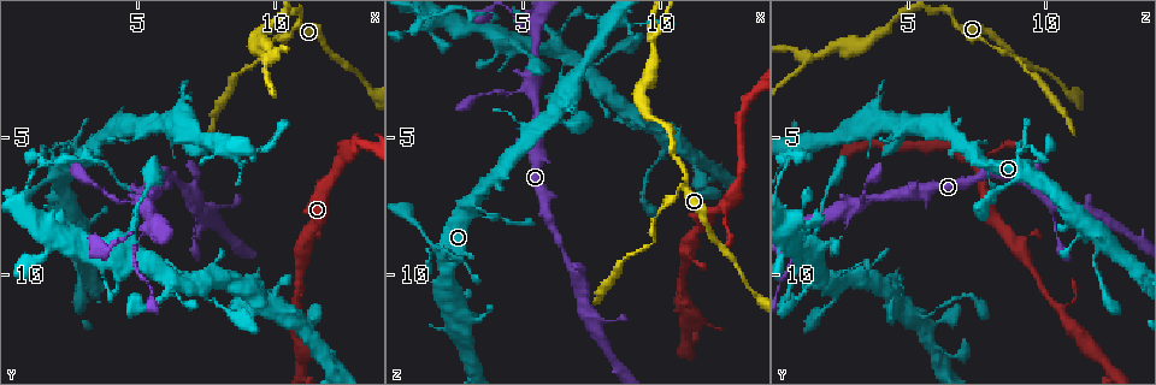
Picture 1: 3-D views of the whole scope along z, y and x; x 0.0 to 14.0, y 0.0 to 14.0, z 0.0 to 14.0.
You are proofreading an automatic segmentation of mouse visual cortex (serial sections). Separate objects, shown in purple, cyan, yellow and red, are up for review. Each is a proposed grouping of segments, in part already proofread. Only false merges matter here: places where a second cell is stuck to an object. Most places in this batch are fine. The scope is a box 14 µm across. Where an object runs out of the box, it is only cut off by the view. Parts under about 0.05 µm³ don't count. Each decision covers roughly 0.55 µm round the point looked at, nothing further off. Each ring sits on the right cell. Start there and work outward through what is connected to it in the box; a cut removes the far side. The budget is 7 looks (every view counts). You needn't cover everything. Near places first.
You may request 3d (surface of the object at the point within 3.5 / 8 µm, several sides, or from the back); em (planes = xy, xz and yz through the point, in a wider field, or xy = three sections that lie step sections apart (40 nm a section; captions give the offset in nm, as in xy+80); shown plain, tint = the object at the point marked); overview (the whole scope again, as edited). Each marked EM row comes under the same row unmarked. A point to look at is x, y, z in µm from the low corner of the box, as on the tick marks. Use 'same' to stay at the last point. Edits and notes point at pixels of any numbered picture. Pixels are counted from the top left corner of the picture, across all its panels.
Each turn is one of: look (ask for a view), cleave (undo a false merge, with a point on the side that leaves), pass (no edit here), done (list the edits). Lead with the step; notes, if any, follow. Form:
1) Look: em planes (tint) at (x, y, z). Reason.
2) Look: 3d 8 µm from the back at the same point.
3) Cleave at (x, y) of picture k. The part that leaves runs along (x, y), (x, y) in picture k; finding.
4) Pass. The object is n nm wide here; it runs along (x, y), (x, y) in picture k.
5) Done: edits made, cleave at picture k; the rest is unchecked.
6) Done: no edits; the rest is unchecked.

Look: 3d 3.5 µm at (1.8, 5.6, 9.0). Sharp bend.

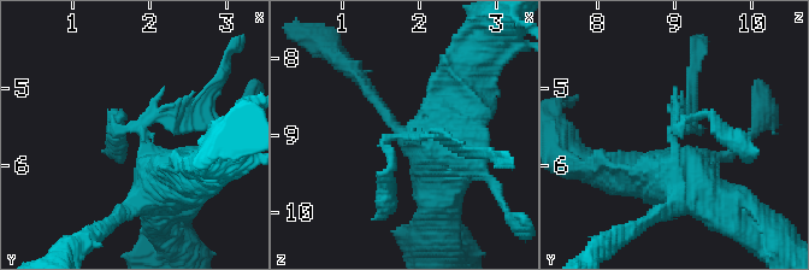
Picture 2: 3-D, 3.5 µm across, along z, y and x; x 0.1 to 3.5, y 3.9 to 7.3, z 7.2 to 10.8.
Look: em xy step 3 (tint) at (1.95, 5.60, 8.95).

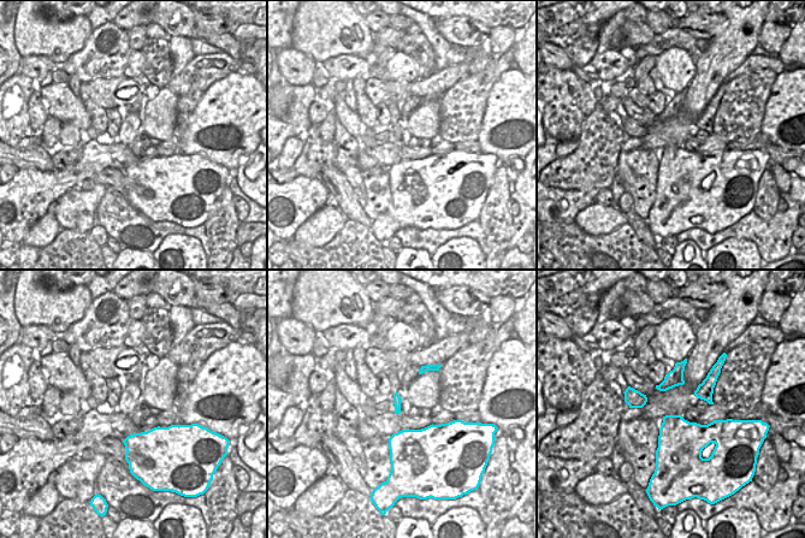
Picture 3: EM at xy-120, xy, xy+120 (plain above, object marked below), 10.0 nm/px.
Pass. It runs along (644, 178), (694, 107) in picture 2; one cell here.

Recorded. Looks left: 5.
Look: 3d 3.5 µm at (9.7, 2.1, 1.5). Three-way junction.

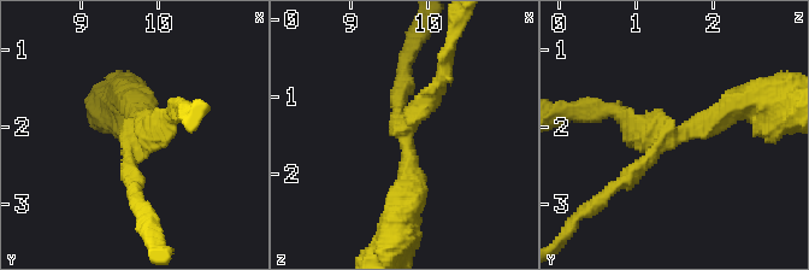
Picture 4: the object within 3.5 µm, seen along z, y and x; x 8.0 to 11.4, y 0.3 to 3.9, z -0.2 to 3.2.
Look: em xy step 5 (tint) at (9.70, 2.10, 1.45). Shape alone is not enough.

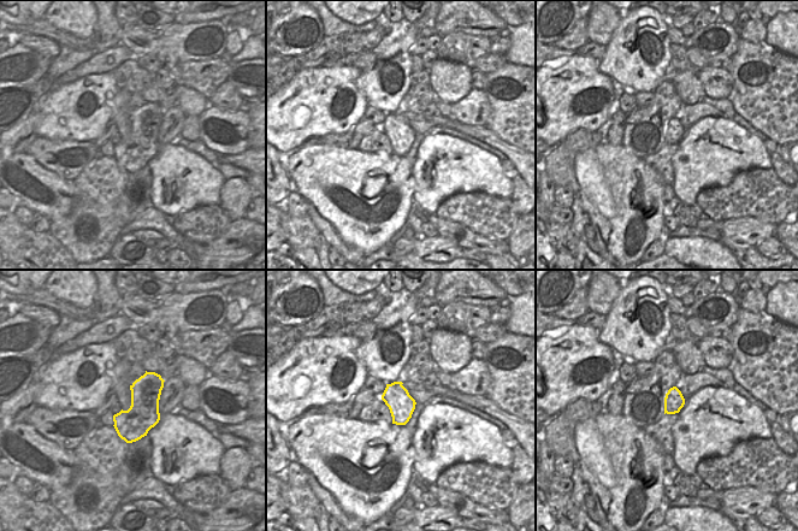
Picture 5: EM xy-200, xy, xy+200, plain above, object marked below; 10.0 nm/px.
Pass. It runs along (406, 197), (406, 128), (443, 66) in picture 4; all the same cell.

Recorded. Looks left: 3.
Look: 3d 8 µm at (11.1, 9.1, 9.1).

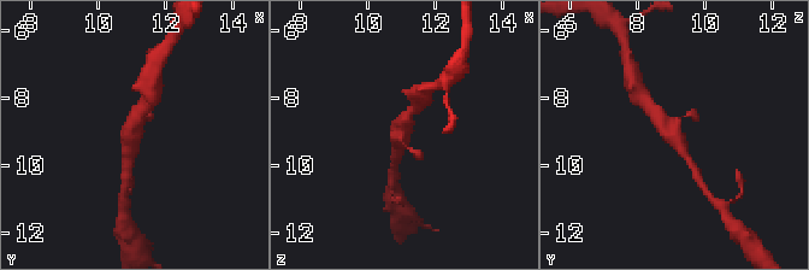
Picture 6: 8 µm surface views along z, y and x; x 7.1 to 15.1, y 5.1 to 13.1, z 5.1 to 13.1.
Look: 3d 3.5 µm at (11.0, 9.0, 9.0).

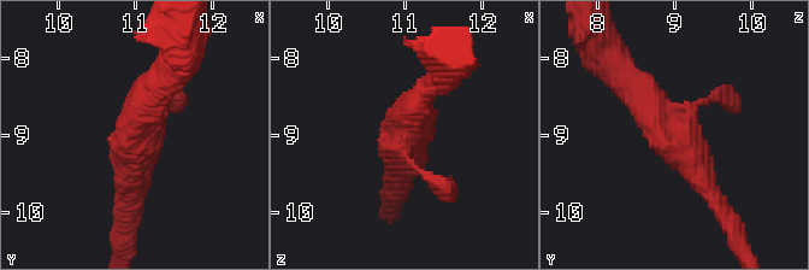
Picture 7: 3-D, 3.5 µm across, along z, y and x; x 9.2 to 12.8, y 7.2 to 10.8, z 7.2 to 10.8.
Look: em xy step 2 (tint) at (11.10, 9.05, 9.05).

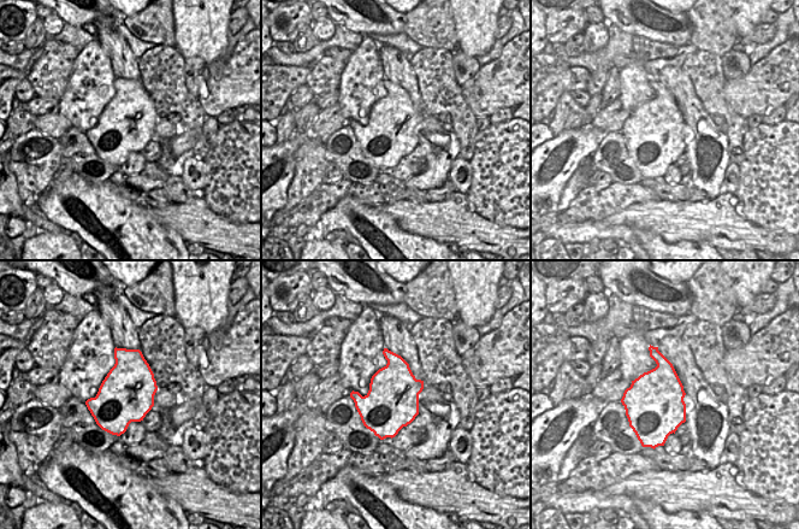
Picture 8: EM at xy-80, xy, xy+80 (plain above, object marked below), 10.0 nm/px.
Pass. It runs along (623, 75), (691, 157), (719, 205) in picture 7; continuous, no second cell.

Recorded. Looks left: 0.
Done: no edits; the rest is unchecked.

